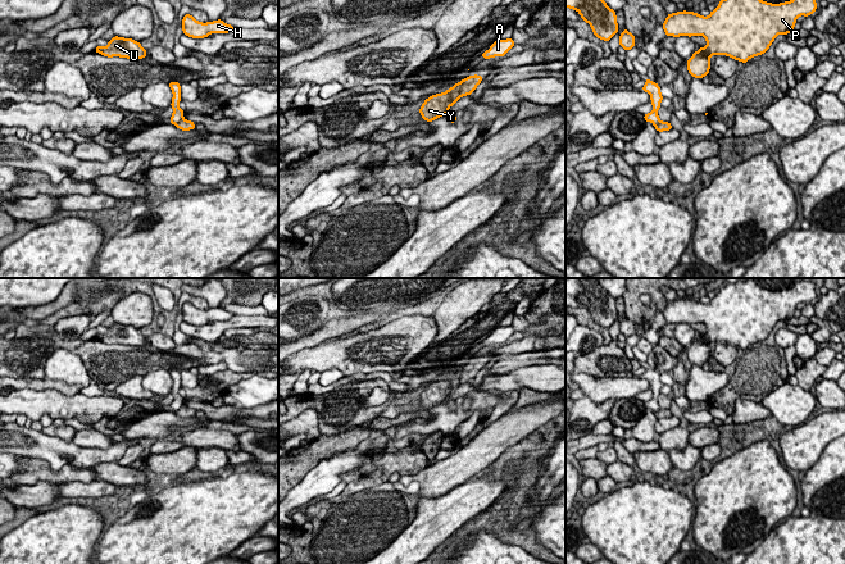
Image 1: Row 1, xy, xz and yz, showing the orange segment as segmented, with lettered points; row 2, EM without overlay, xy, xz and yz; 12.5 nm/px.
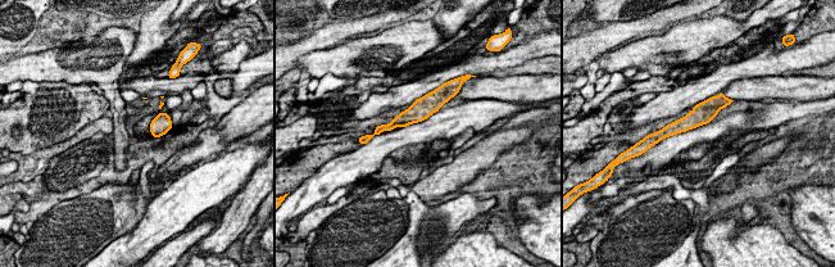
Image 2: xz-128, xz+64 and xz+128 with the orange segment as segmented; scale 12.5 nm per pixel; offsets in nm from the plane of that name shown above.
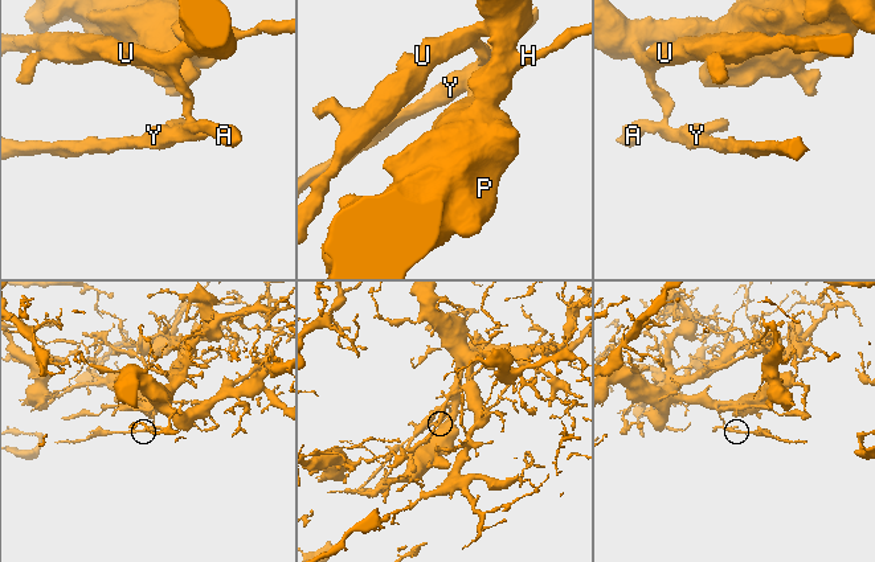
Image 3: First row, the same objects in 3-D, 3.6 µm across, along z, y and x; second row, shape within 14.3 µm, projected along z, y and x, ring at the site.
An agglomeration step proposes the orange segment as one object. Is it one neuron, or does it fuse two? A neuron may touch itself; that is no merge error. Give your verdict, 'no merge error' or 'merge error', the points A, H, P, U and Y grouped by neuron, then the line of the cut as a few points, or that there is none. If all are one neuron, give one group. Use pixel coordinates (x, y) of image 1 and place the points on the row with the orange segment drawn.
merge error; groups A H P U / Y; cut xz (454, 86), (450, 94), (450, 104)

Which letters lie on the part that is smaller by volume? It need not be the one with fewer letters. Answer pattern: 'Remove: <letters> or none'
Remove: Y

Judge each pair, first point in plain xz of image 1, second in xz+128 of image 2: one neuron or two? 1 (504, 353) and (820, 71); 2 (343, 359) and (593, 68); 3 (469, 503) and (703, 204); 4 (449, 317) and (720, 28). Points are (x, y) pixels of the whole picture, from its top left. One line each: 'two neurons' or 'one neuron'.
1: two neurons
2: two neurons
3: one neuron
4: two neurons

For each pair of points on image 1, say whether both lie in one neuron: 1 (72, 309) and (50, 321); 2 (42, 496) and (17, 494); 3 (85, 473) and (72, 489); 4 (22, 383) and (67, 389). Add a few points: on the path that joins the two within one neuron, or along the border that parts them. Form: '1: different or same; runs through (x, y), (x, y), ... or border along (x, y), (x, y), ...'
1: same; runs through (67, 312), (55, 317)
2: same; runs through (36, 496), (23, 495)
3: different; border along (96, 480), (60, 483)
4: same; runs through (33, 383), (55, 385)

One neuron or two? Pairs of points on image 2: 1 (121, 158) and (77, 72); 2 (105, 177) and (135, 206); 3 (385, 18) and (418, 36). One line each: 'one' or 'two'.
1: one
2: two
3: two

